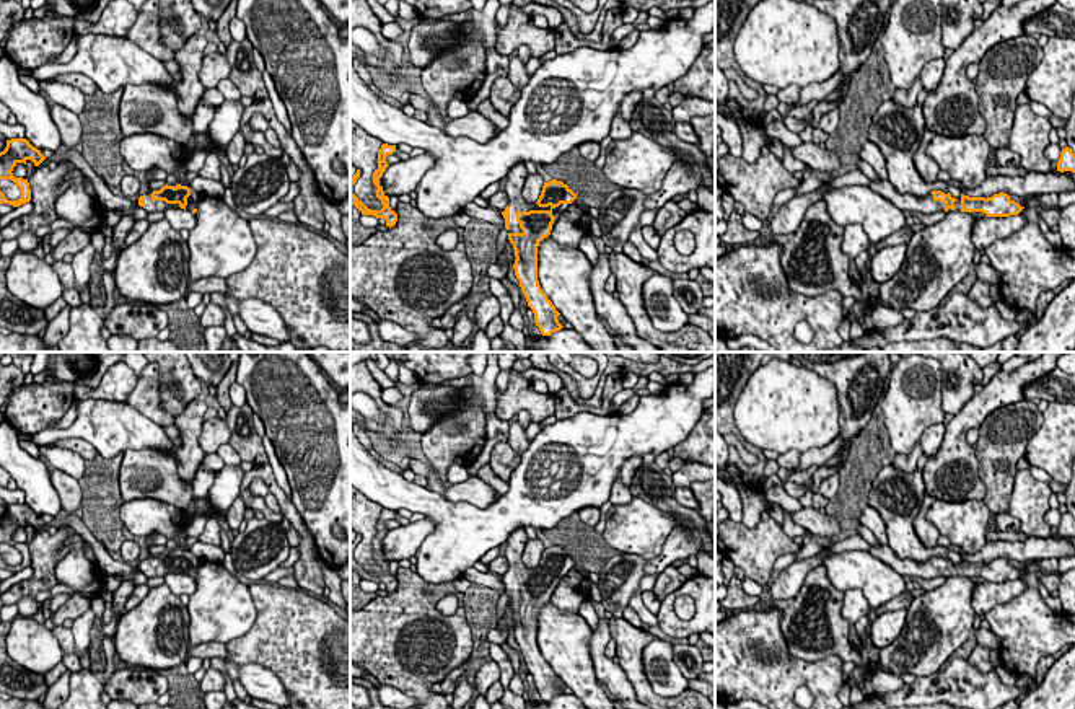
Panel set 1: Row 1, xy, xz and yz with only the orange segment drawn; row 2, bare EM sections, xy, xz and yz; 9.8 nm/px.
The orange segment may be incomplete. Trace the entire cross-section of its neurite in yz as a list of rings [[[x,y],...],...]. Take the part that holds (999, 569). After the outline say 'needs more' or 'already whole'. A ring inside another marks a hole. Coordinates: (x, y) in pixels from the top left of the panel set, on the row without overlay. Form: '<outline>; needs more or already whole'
[[[870,544],[871,556],[881,559],[891,566],[902,577],[910,575],[915,579],[935,579],[935,577],[982,577],[987,582],[1010,582],[1018,580],[1025,572],[1011,566],[1008,559],[998,557],[992,562],[969,562],[961,559],[954,564],[950,557],[932,556],[925,562],[912,559],[899,559],[888,544]]]; needs more

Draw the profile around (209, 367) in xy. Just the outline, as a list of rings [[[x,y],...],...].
[[[186,352],[195,377],[207,386],[218,386],[231,367],[228,352]]]

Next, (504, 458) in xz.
[[[500,442],[490,453],[490,468],[503,481],[510,481],[513,469],[520,465],[521,455],[518,455],[508,442]]]

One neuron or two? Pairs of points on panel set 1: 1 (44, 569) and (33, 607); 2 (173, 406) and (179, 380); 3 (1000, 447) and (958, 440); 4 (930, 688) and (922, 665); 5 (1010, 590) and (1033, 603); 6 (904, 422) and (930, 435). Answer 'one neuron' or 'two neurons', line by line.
1: two neurons
2: one neuron
3: two neurons
4: two neurons
5: two neurons
6: two neurons

